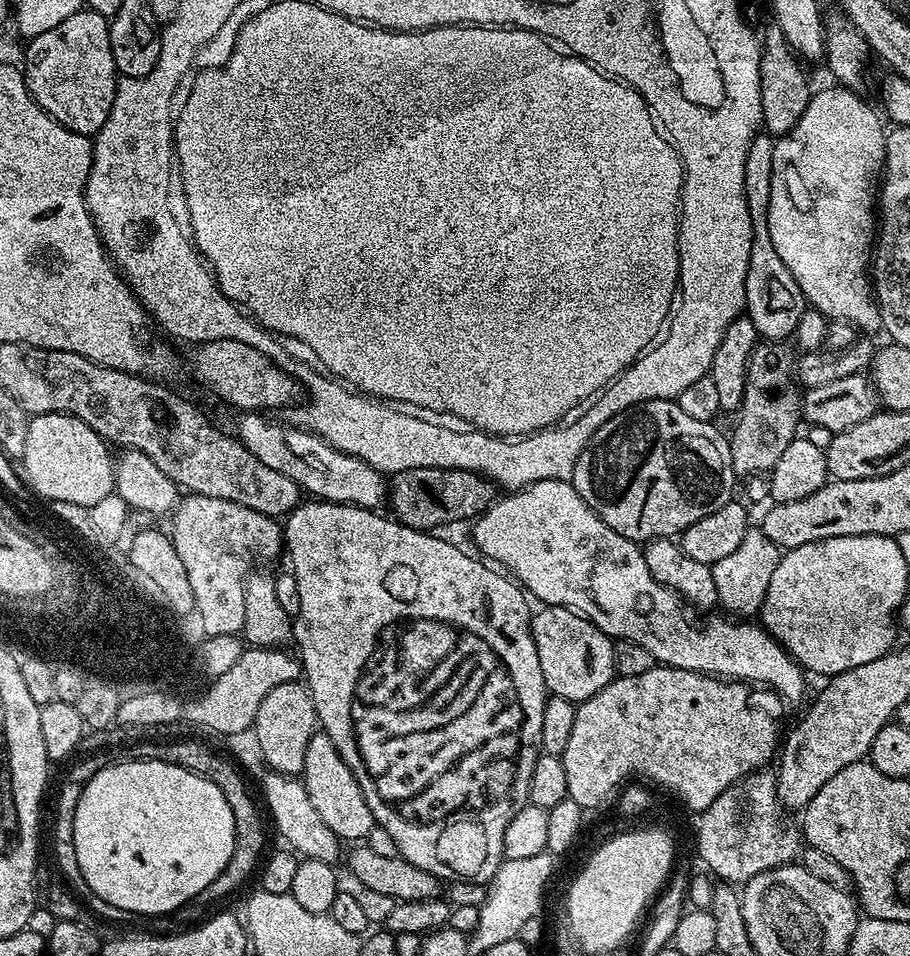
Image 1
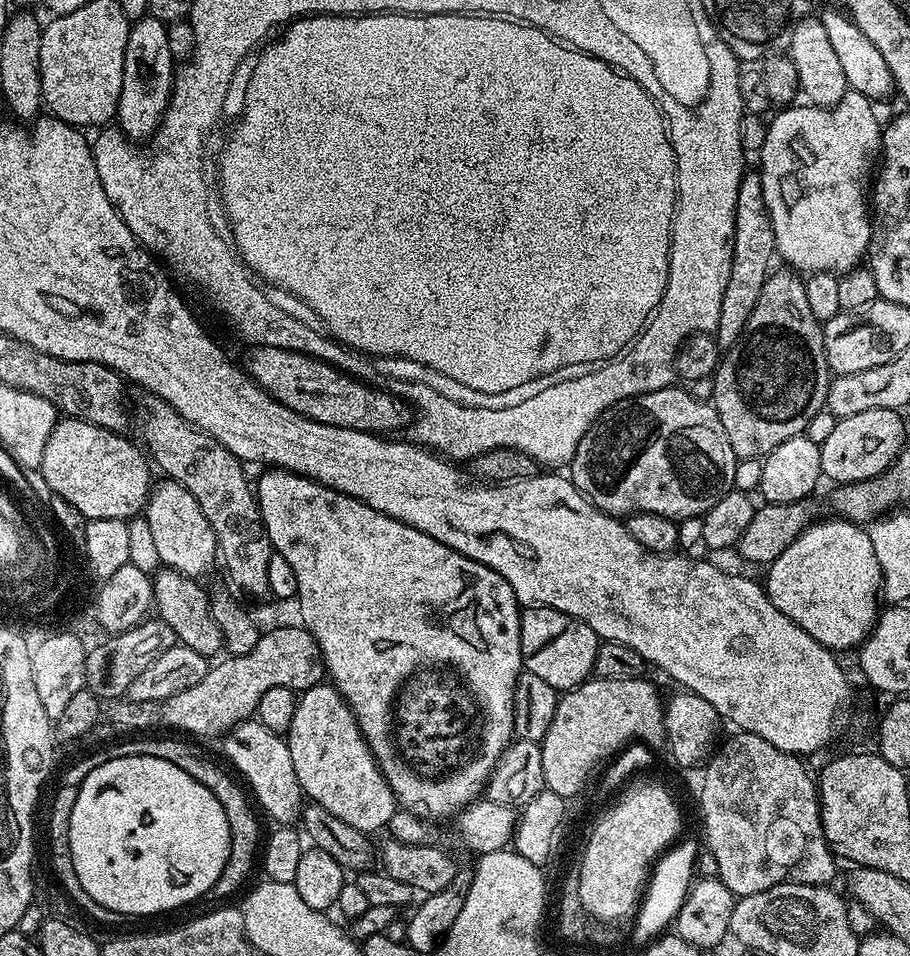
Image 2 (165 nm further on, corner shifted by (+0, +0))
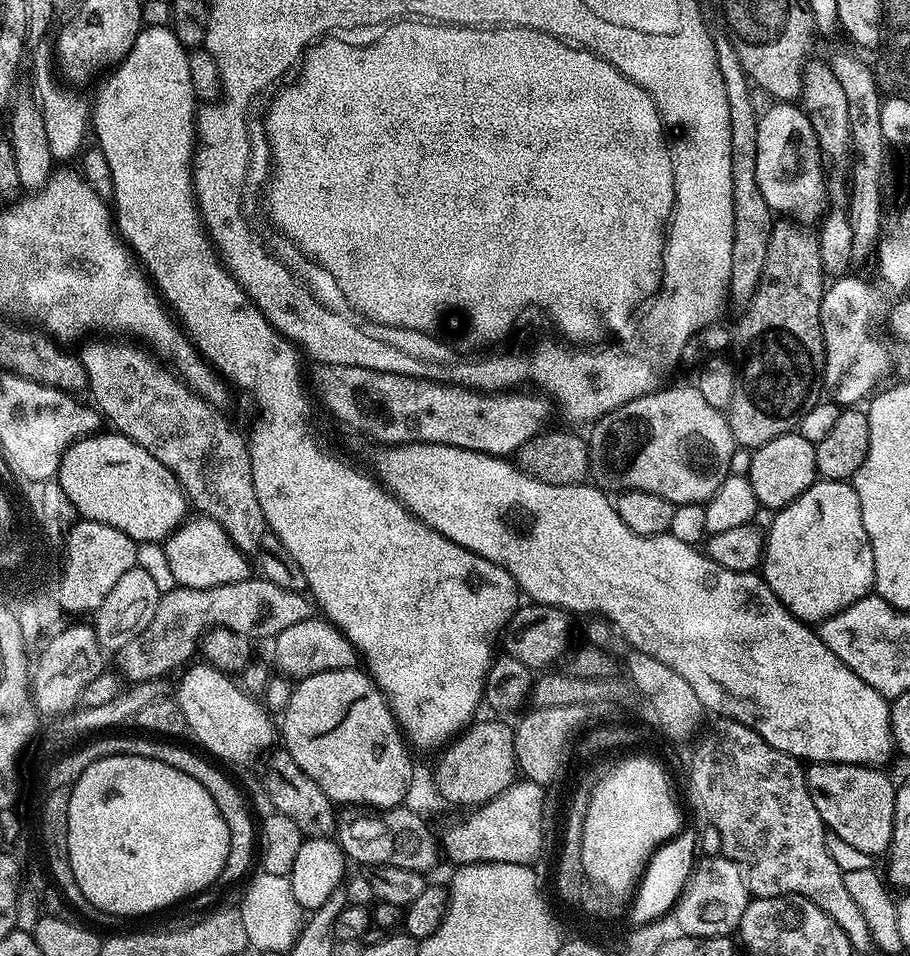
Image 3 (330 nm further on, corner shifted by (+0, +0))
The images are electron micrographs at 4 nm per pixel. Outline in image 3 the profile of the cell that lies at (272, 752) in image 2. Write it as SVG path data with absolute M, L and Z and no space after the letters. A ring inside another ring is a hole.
M207 662L199 663L193 663L179 673L180 685L177 686L176 692L174 691L174 698L182 714L186 714L191 739L196 739L205 753L213 752L208 754L217 761L233 760L236 764L254 759L259 748L271 749L275 745L272 743L275 740L277 743L278 740L277 725L274 720L272 724L271 720L273 717L240 689L229 673L219 672Z

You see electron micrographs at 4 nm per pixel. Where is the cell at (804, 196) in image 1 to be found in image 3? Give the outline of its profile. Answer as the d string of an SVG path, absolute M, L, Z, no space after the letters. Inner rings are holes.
M776 102L773 108L763 109L758 122L758 162L756 163L756 177L758 190L762 190L762 198L766 198L773 213L792 214L799 204L812 200L822 192L825 187L826 172L822 167L822 157L815 137L814 130L803 107L792 102Z

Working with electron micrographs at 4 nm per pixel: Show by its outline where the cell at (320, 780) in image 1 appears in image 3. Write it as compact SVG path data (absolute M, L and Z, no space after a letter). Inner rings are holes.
M359 667L330 670L299 681L282 713L284 721L278 724L282 748L310 774L310 778L314 778L314 782L318 782L333 805L369 804L372 810L399 808L407 801L404 799L412 788L410 744L380 687L367 671L360 671Z

